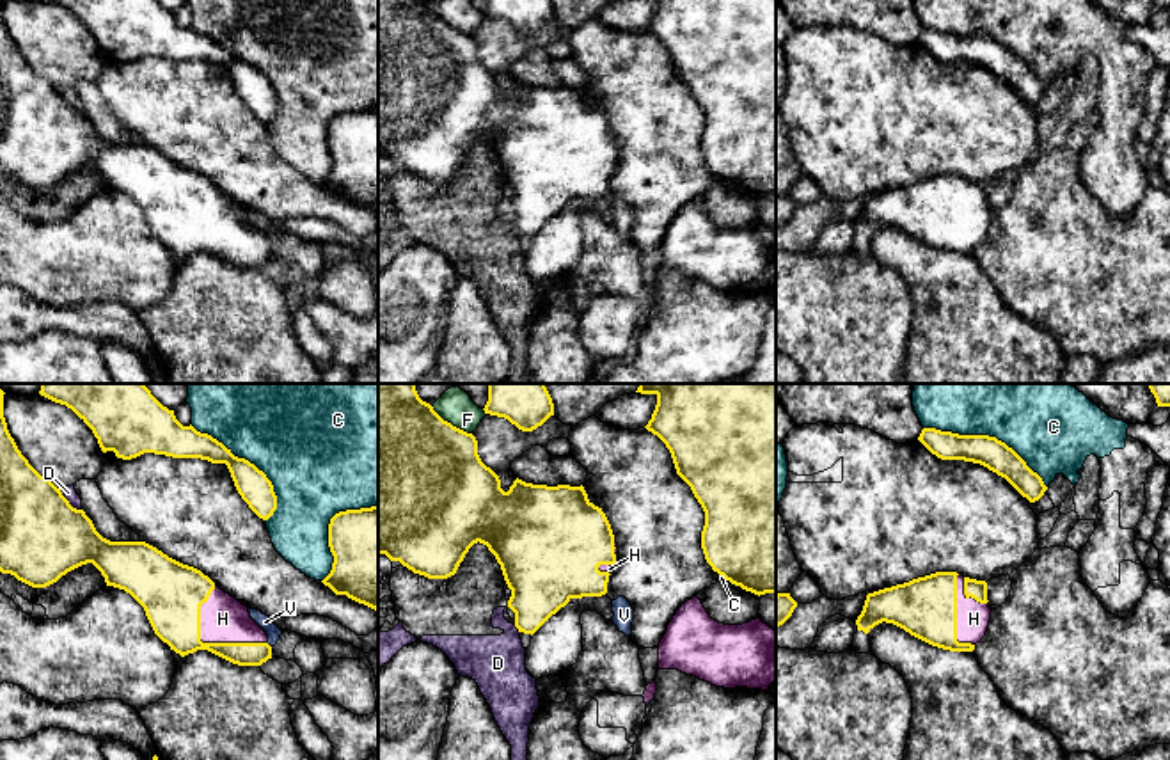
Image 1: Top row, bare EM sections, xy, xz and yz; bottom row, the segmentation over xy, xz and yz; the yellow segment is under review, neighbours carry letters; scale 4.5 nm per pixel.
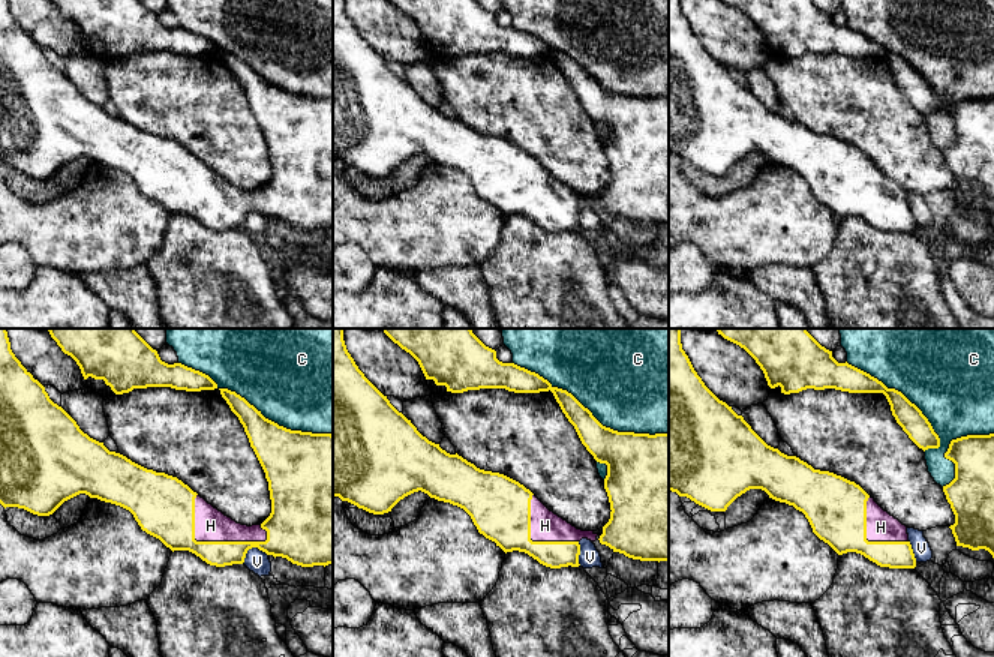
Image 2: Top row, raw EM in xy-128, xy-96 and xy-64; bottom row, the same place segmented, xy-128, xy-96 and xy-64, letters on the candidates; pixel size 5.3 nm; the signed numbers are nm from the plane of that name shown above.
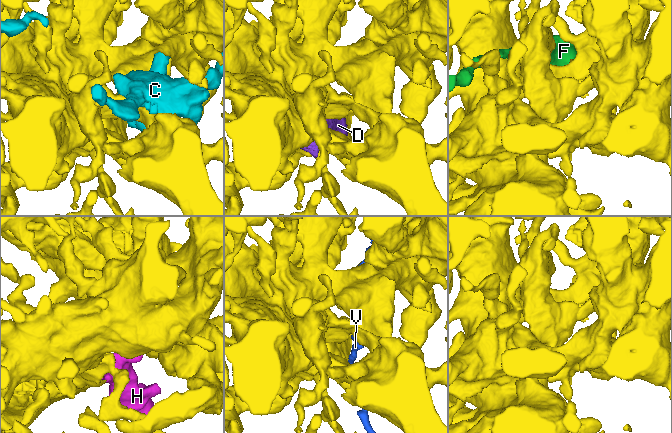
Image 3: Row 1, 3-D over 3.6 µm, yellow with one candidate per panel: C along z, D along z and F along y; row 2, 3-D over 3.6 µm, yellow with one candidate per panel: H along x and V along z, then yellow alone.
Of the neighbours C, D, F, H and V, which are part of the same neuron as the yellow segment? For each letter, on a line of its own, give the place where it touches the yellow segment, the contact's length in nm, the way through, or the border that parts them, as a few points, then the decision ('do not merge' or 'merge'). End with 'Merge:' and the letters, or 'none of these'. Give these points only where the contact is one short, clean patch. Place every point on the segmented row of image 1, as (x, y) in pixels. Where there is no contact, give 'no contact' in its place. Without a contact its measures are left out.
C: meets yellow in yz at (988, 435); contact 600 nm long; do not merge
D: meets yellow in xy at (68, 503); contact 150 nm long; do not merge
F: meets yellow in xz at (450, 423); contact 240 nm long; do not merge
H: meets yellow in xy at (206, 643); contact 360 nm long; merge
V: meets yellow in xy at (268, 645); contact 30 nm long; do not merge
Merge: H

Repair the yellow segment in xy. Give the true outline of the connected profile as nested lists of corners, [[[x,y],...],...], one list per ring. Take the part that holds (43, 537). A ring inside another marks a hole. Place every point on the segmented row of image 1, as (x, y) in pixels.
[[[0,389],[0,572],[32,588],[46,588],[67,572],[92,563],[107,586],[130,593],[146,611],[154,634],[181,657],[208,650],[238,666],[261,666],[272,659],[266,632],[250,618],[249,607],[220,590],[201,570],[183,565],[146,542],[110,542],[103,538],[83,510],[76,510],[50,479],[41,476],[18,449],[4,417]]]

